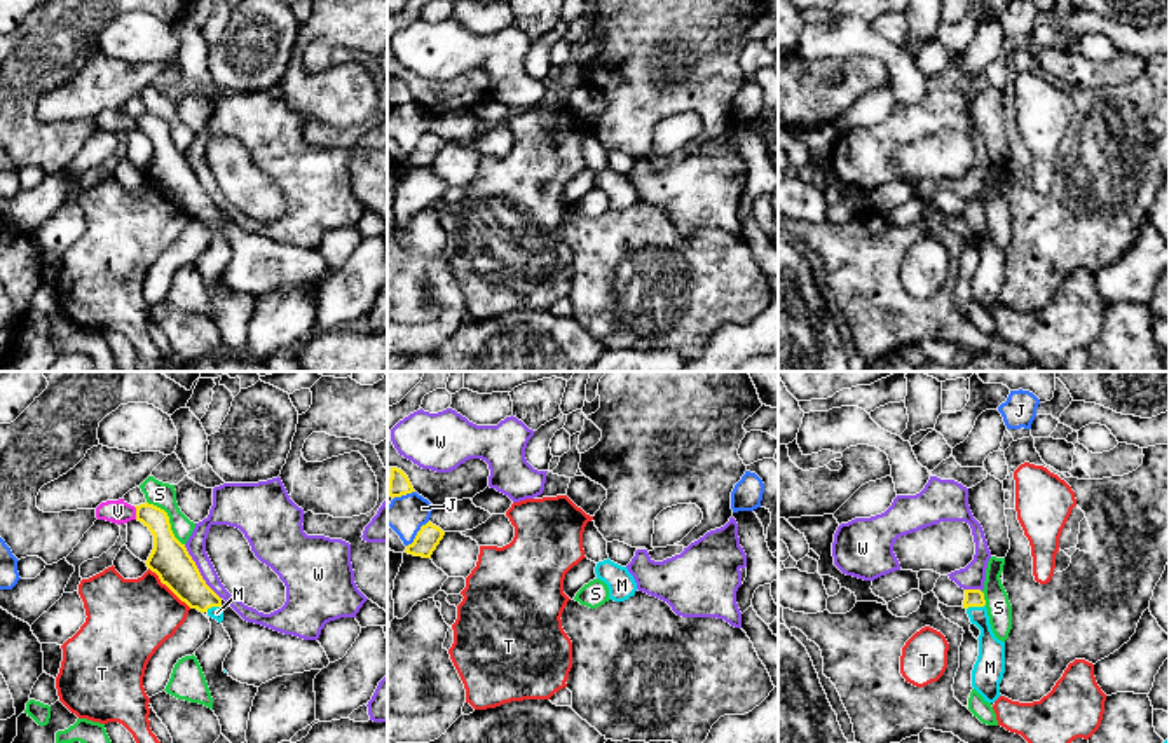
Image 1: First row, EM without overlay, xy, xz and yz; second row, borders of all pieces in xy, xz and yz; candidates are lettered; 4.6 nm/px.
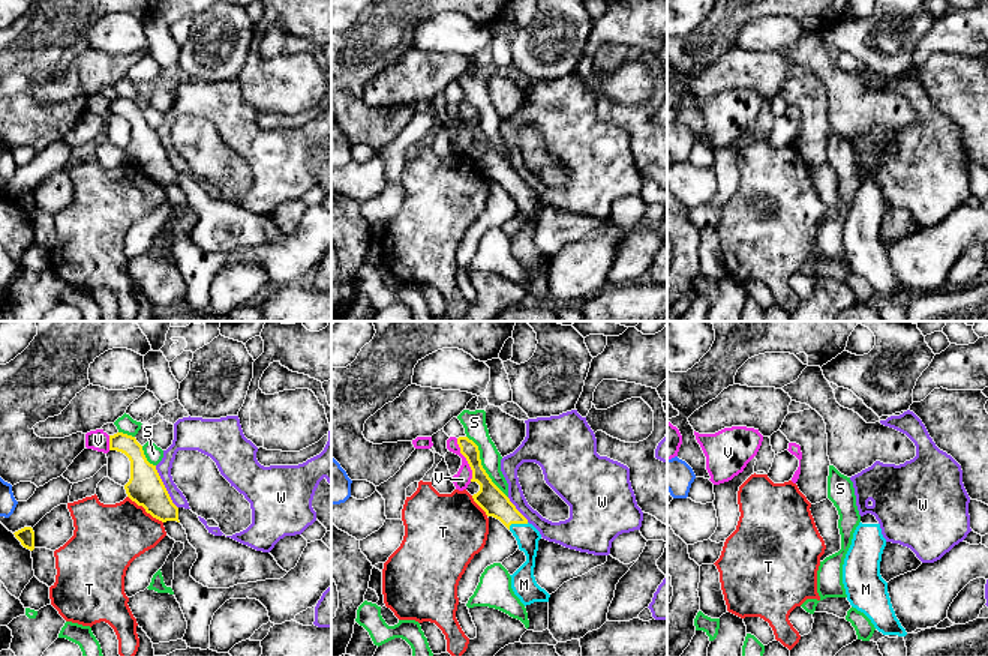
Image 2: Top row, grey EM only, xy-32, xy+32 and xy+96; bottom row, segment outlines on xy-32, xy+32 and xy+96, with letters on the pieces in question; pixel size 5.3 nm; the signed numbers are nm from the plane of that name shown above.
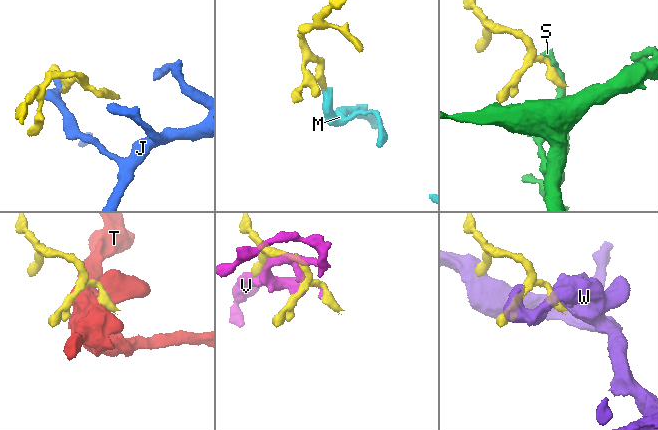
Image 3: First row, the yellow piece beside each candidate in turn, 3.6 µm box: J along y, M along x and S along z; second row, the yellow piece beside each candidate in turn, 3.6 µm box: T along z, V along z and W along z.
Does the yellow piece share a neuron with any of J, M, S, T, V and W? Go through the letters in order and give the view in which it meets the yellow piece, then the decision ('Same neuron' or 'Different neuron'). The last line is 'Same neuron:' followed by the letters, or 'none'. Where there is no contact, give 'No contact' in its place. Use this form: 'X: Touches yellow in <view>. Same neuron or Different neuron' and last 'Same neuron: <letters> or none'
J: Touches yellow in xz. Different neuron
M: Touches yellow in yz. Same neuron
S: Touches yellow in xy. Different neuron
T: Touches yellow in xy. Different neuron
V: Touches yellow in xy. Different neuron
W: Touches yellow in xy. Different neuron
Same neuron: M

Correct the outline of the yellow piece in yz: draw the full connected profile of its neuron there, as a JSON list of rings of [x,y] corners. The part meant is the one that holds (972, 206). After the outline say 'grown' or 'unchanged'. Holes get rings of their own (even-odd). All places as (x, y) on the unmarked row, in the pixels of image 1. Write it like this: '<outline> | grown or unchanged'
[[[965,199],[963,218],[970,232],[981,239],[979,265],[972,279],[972,297],[988,312],[995,312],[1000,303],[1000,291],[1005,283],[1005,251],[998,249],[991,239],[984,202]]] | grown

